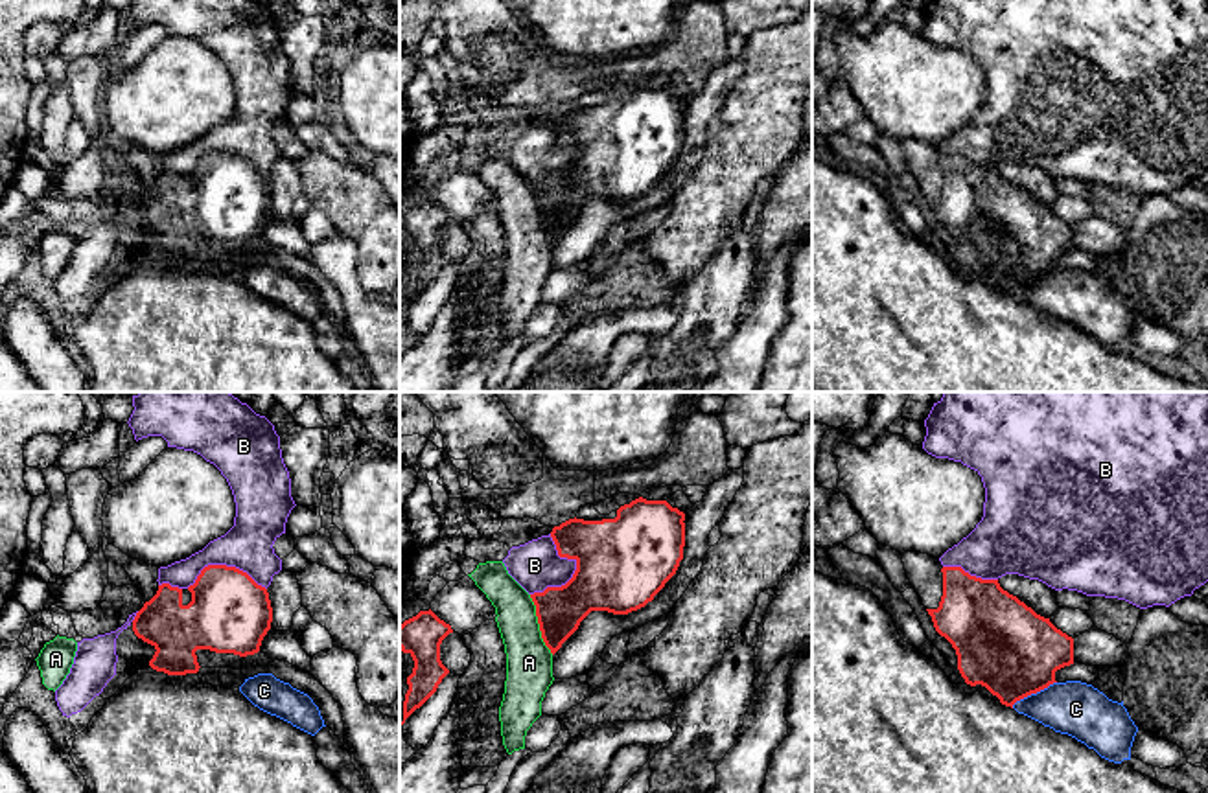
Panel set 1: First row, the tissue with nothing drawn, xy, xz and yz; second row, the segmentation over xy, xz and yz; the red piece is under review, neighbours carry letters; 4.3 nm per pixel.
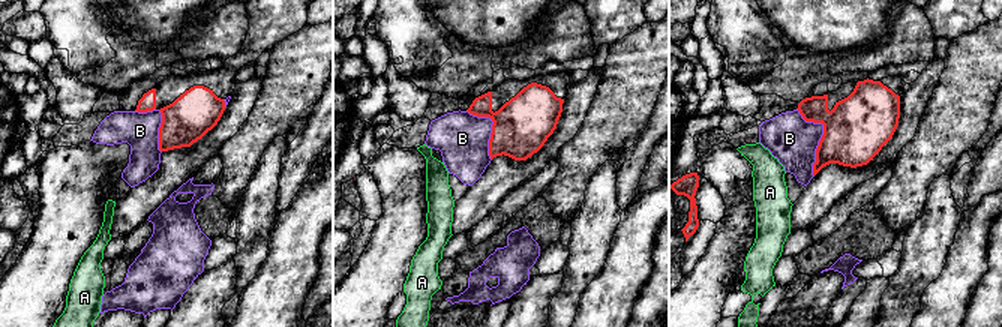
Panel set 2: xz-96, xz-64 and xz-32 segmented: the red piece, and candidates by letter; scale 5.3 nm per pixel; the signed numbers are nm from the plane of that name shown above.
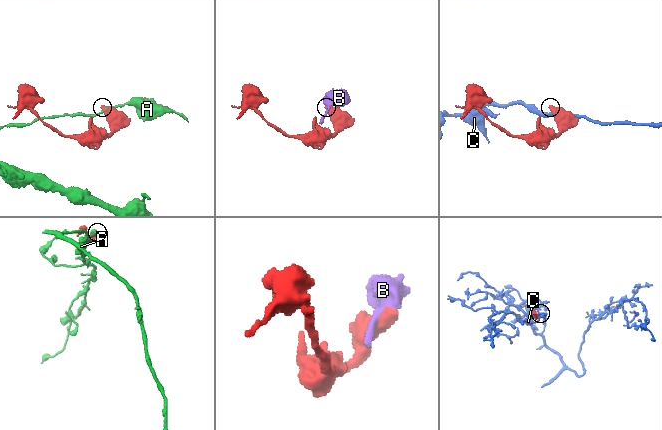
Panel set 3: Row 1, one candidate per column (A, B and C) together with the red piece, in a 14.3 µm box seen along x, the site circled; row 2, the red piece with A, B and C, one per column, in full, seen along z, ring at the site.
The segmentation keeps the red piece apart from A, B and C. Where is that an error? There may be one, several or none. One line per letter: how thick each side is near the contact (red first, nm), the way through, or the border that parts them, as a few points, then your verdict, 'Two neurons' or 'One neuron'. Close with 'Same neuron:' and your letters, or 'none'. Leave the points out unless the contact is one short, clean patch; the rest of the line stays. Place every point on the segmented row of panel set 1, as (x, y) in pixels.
A: Thickness 200 nm (red) against 200 nm. Two neurons
B: Thickness 400 nm (red) against 220 nm. Two neurons
C: Thickness 400 nm (red) against 240 nm. Two neurons
Same neuron: none

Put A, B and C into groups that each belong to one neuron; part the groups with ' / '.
A / B / C

